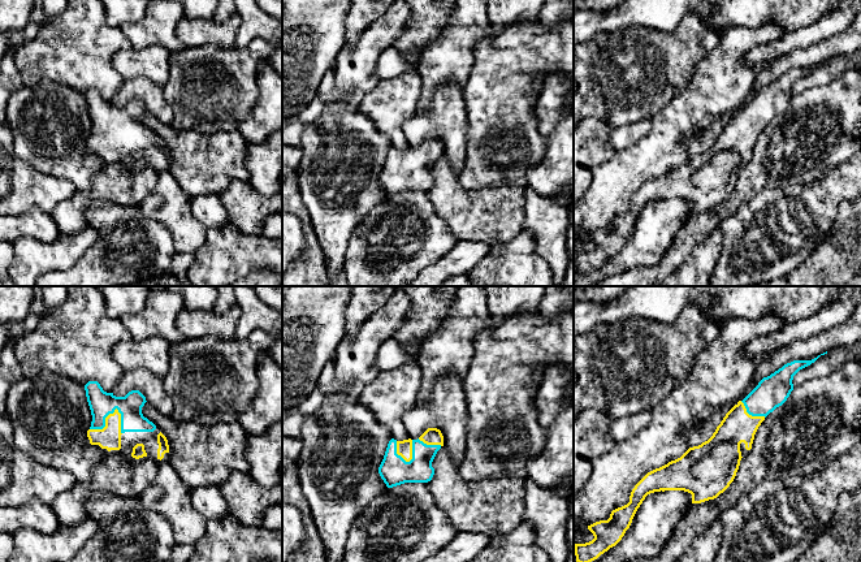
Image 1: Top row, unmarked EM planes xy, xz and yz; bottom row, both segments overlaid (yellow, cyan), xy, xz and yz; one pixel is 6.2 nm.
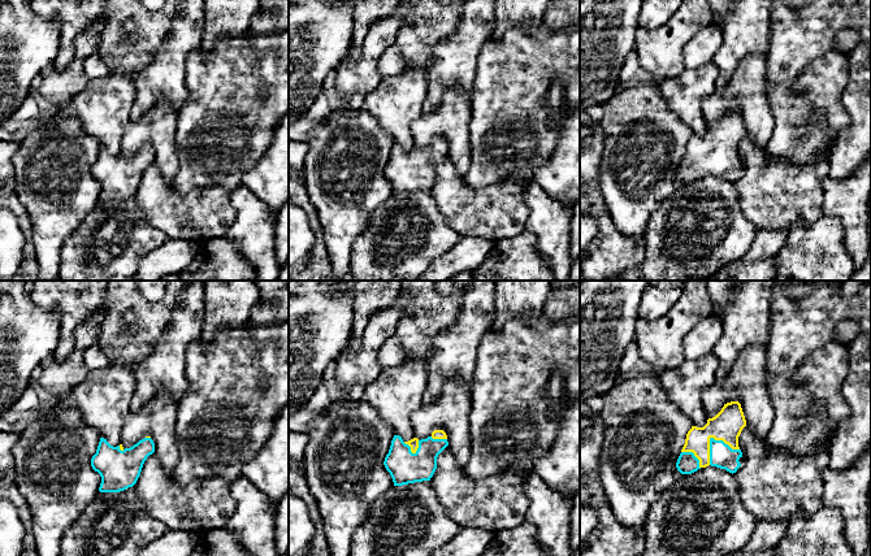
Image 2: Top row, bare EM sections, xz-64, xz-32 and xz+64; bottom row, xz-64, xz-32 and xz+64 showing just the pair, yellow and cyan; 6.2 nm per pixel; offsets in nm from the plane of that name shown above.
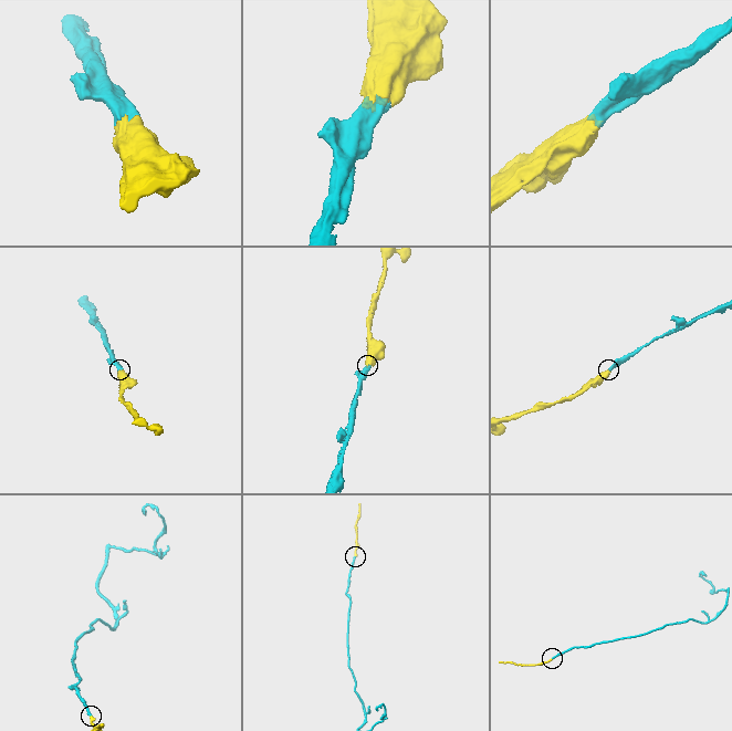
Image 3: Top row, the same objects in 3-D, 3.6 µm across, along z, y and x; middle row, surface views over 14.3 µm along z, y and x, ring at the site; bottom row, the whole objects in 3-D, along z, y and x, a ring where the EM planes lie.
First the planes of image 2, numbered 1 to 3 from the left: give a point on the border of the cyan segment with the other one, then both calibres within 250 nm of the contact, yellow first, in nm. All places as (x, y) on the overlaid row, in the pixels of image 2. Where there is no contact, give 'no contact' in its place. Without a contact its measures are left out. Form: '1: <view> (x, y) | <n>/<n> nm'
1: xz-64 (121, 450) | 20/240 nm
2: xz-32 (411, 448) | 60/200 nm
3: xz+64 (711, 437) | 190/150 nm

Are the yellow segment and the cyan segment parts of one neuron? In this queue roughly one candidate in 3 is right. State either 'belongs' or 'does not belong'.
belongs

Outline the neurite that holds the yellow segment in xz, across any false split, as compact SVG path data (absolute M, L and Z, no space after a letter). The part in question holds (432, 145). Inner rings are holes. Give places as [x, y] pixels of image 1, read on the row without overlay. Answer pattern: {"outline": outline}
{"outline": "M428 137L417 148L388 152L378 182L388 196L404 191L428 191L434 183L432 170L444 155L444 144L437 137Z"}

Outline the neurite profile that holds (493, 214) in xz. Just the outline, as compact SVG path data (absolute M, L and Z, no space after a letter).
M445 155L437 160L432 176L434 183L428 196L457 241L490 246L510 241L523 230L525 180L467 190Z

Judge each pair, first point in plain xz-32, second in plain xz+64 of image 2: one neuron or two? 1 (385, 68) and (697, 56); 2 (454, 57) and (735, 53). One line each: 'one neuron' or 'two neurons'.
1: one neuron
2: one neuron

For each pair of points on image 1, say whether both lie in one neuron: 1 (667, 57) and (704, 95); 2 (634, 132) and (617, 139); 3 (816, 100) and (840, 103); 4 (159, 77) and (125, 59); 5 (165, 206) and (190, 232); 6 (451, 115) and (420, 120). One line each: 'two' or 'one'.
1: two
2: one
3: one
4: one
5: one
6: one

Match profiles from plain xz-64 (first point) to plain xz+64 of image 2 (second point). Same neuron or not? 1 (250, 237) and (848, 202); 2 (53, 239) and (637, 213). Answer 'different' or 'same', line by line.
1: same
2: same

